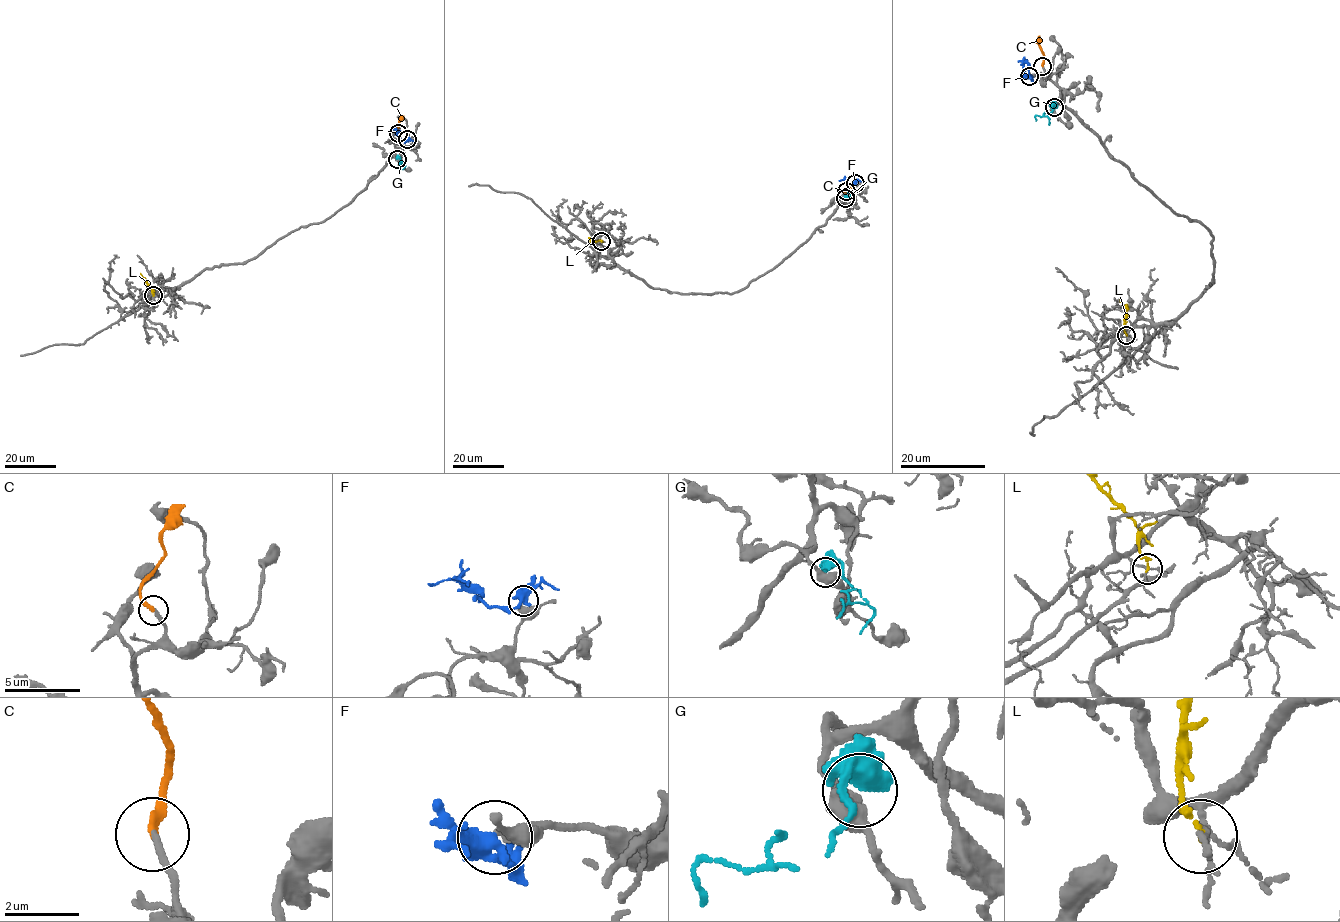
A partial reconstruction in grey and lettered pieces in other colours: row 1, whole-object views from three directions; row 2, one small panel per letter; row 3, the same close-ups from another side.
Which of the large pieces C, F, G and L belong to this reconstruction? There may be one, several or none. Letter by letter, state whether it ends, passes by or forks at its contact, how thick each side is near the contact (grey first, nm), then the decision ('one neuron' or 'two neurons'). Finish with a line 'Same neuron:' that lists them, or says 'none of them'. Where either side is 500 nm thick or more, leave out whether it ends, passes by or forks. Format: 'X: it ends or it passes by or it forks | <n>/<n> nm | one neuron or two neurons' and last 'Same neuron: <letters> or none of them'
C: it ends | 200/200 nm | one neuron
F: it passes by | 360/480 nm | two neurons
G: 500/700 nm | two neurons
L: it ends | 120/170 nm | two neurons
Same neuron: C

